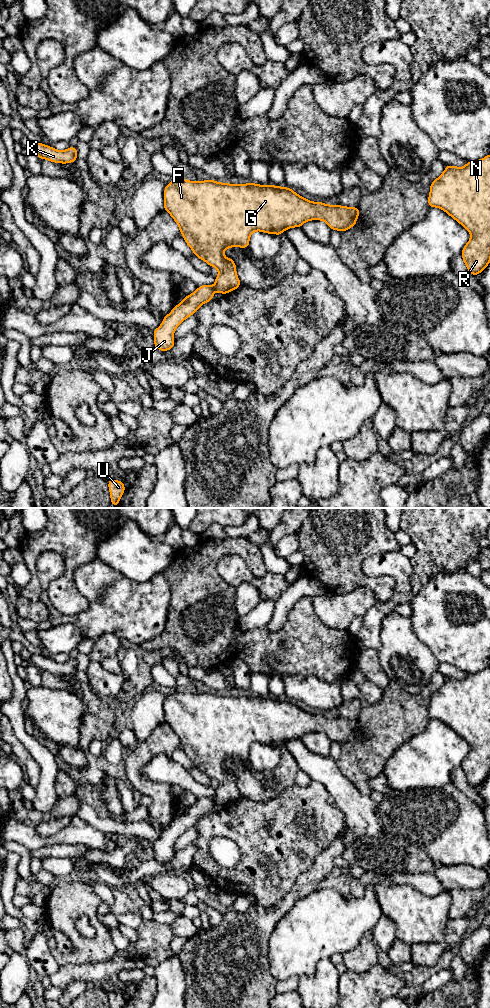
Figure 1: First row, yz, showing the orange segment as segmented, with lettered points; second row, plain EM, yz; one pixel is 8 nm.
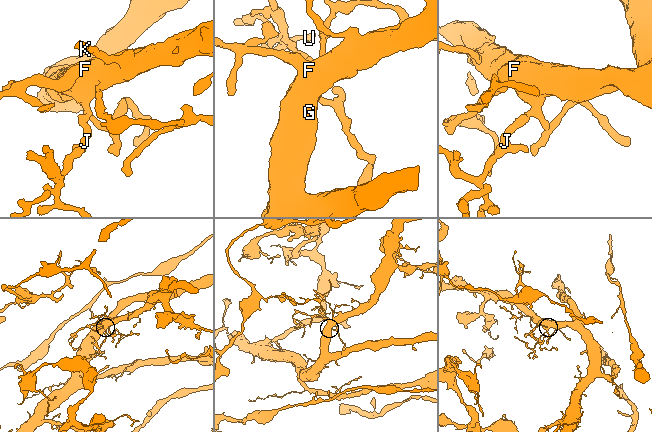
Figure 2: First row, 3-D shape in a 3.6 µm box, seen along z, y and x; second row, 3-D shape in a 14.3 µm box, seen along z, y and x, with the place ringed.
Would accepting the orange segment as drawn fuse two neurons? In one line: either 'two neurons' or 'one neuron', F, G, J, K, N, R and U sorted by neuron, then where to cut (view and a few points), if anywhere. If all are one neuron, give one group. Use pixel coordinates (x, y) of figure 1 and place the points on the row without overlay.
one neuron; groups F G J K N R U; cut none

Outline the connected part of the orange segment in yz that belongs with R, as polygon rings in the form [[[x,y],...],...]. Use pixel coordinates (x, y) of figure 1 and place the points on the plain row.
[[[490,667],[470,674],[463,680],[446,677],[445,683],[432,694],[429,719],[445,723],[471,746],[461,768],[468,783],[476,788],[490,775]]]

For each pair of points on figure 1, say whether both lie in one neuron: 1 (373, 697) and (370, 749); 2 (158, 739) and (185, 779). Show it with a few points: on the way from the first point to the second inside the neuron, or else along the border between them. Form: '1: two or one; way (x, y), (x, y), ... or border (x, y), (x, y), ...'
1: two; border (383, 690), (383, 696), (375, 702), (361, 698)
2: two; border (170, 756), (157, 754), (147, 763)

